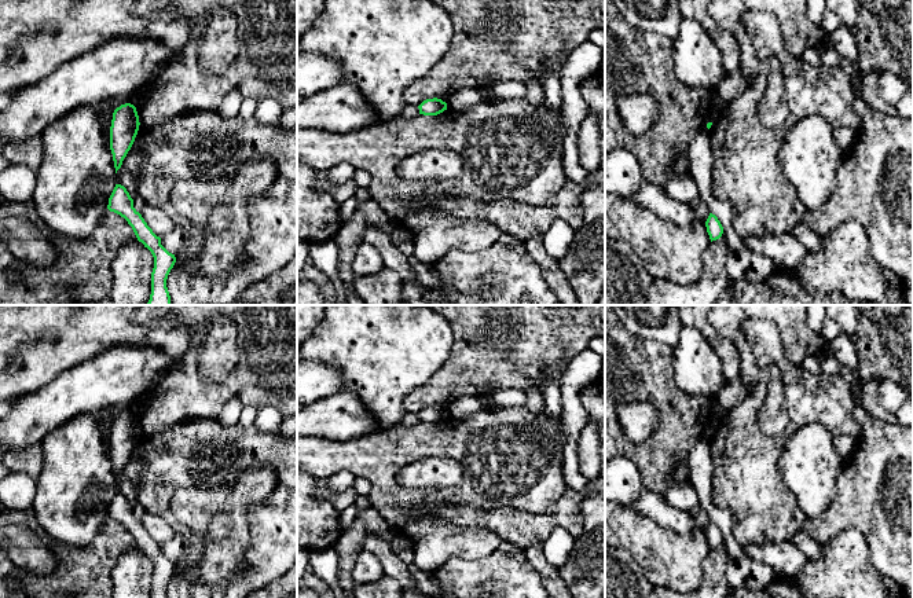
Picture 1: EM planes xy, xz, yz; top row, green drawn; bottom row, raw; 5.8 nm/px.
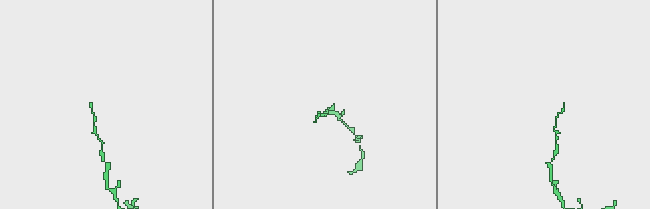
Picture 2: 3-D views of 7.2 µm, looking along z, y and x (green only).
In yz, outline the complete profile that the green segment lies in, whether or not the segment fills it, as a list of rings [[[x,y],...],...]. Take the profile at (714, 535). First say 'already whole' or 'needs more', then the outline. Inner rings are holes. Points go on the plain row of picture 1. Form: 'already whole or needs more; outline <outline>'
already whole; outline [[[710,521],[707,529],[705,529],[707,540],[710,543],[711,550],[716,549],[722,544],[723,542],[723,535],[718,525],[712,521]]]

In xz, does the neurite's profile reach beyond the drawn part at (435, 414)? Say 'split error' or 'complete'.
complete

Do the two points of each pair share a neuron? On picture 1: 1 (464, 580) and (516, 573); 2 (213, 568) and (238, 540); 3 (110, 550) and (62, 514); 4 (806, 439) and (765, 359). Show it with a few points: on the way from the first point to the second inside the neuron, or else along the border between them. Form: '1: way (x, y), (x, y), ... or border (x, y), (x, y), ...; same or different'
1: way (476, 580), (484, 579), (491, 573), (503, 573); same
2: way (219, 561), (233, 547); same
3: border (103, 525), (90, 542), (81, 546), (62, 543); different
4: border (832, 433), (807, 422), (781, 454); different

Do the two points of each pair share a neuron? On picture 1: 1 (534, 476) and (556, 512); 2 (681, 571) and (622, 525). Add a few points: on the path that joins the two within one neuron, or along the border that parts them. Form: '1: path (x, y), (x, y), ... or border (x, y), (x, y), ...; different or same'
1: border (565, 488), (541, 512), (520, 510); different
2: path (666, 557), (637, 534); same

